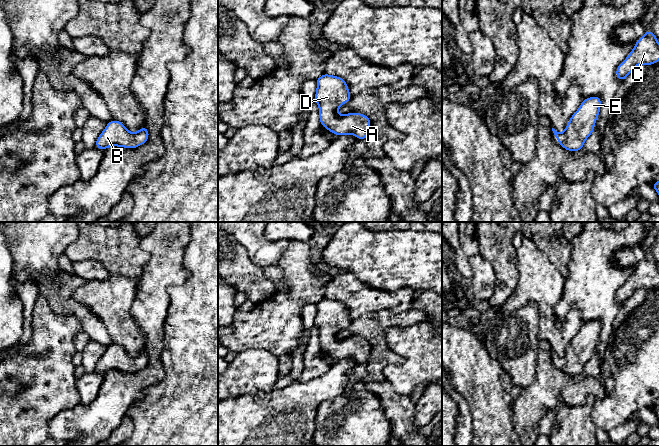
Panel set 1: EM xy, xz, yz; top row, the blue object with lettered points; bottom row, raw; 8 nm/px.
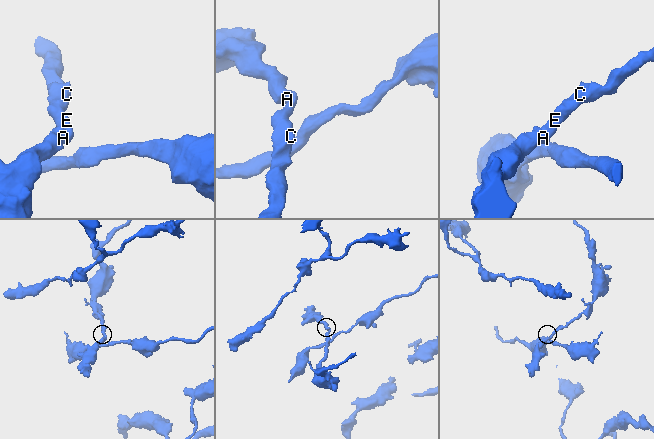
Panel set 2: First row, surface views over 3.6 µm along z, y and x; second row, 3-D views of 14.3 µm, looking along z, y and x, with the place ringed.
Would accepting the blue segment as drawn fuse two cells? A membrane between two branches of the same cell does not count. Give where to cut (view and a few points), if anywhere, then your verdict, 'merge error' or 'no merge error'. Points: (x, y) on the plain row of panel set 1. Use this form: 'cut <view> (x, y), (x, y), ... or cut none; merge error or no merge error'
cut none; no merge error

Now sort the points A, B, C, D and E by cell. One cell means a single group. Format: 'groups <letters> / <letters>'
groups A B C D E

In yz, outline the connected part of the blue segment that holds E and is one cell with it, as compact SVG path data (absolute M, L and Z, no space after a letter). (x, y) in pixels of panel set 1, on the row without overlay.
M600 320L584 323L578 334L571 340L564 357L559 357L552 352L559 369L570 376L583 374L584 365L594 355L600 331Z

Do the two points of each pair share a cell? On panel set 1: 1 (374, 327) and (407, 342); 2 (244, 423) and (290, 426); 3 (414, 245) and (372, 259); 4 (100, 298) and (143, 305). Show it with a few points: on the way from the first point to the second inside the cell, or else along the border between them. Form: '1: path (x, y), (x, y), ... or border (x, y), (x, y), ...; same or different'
1: border (408, 325), (386, 332), (386, 343), (397, 354); different
2: path (255, 426), (279, 426); same
3: path (404, 255), (400, 259), (382, 259); same
4: border (138, 280), (131, 307), (131, 314), (138, 326); different

